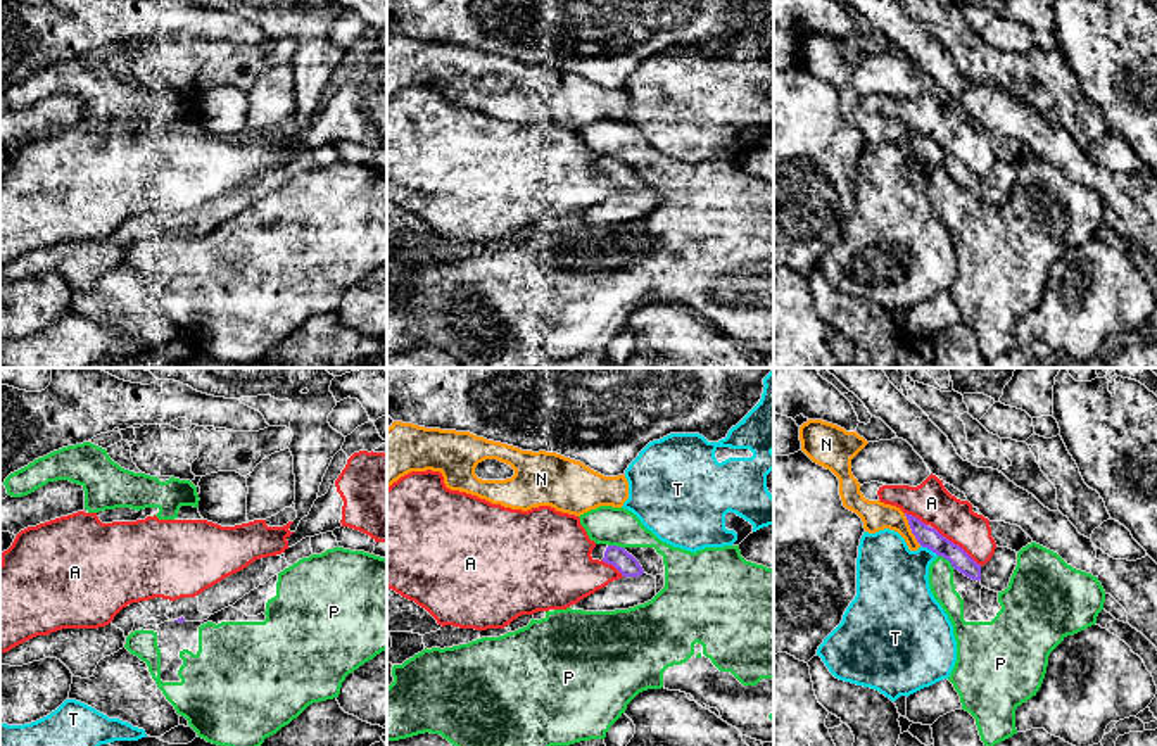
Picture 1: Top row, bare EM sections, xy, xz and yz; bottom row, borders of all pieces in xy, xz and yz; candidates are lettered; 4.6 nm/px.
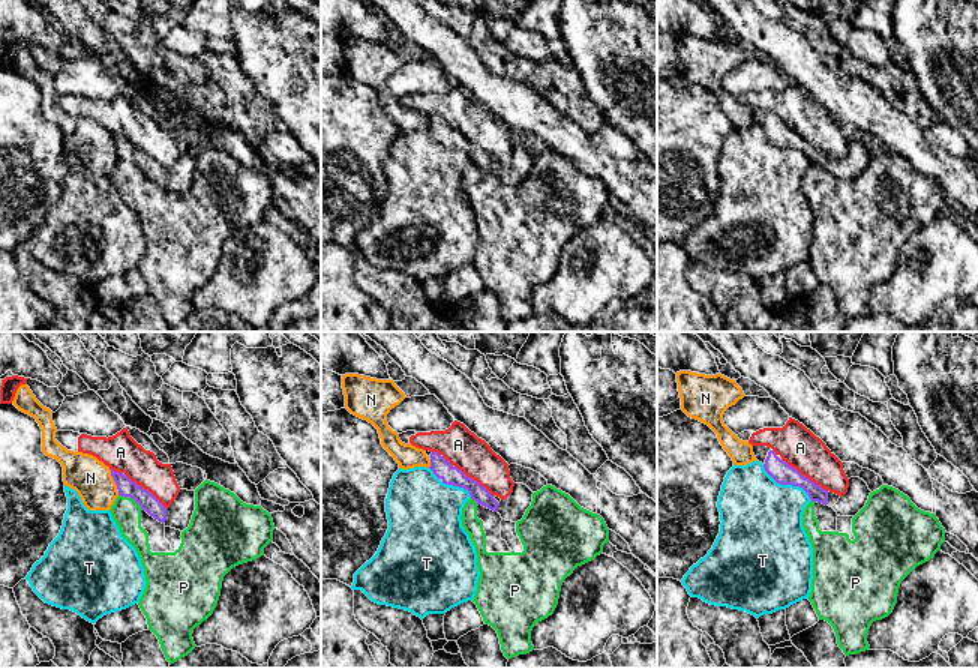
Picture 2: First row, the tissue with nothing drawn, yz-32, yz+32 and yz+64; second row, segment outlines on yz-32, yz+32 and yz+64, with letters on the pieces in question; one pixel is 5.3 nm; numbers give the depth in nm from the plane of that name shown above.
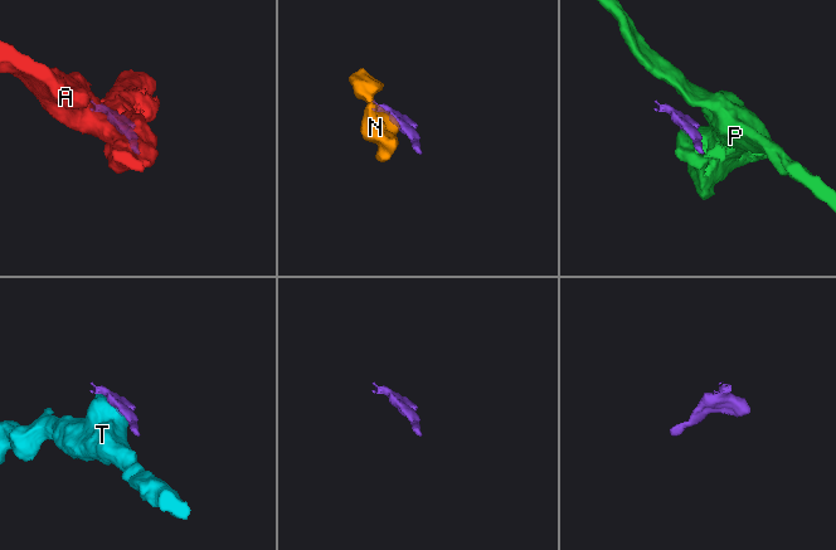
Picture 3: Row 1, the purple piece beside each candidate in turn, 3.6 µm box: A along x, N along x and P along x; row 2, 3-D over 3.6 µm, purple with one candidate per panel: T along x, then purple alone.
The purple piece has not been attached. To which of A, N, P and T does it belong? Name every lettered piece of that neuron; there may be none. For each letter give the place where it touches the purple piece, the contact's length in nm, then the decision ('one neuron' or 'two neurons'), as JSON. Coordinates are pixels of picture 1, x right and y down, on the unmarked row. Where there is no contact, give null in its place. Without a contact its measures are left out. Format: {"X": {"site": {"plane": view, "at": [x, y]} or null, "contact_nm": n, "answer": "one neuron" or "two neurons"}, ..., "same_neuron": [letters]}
{"A": {"site": {"plane": "yz", "at": [955, 158]}, "contact_nm": 300, "answer": "two neurons"}, "N": {"site": {"plane": "yz", "at": [907, 132]}, "contact_nm": 80, "answer": "two neurons"}, "P": {"site": {"plane": "yz", "at": [947, 171]}, "contact_nm": 110, "answer": "two neurons"}, "T": {"site": {"plane": "yz", "at": [929, 161]}, "contact_nm": 100, "answer": "two neurons"}, "same_neuron": []}

